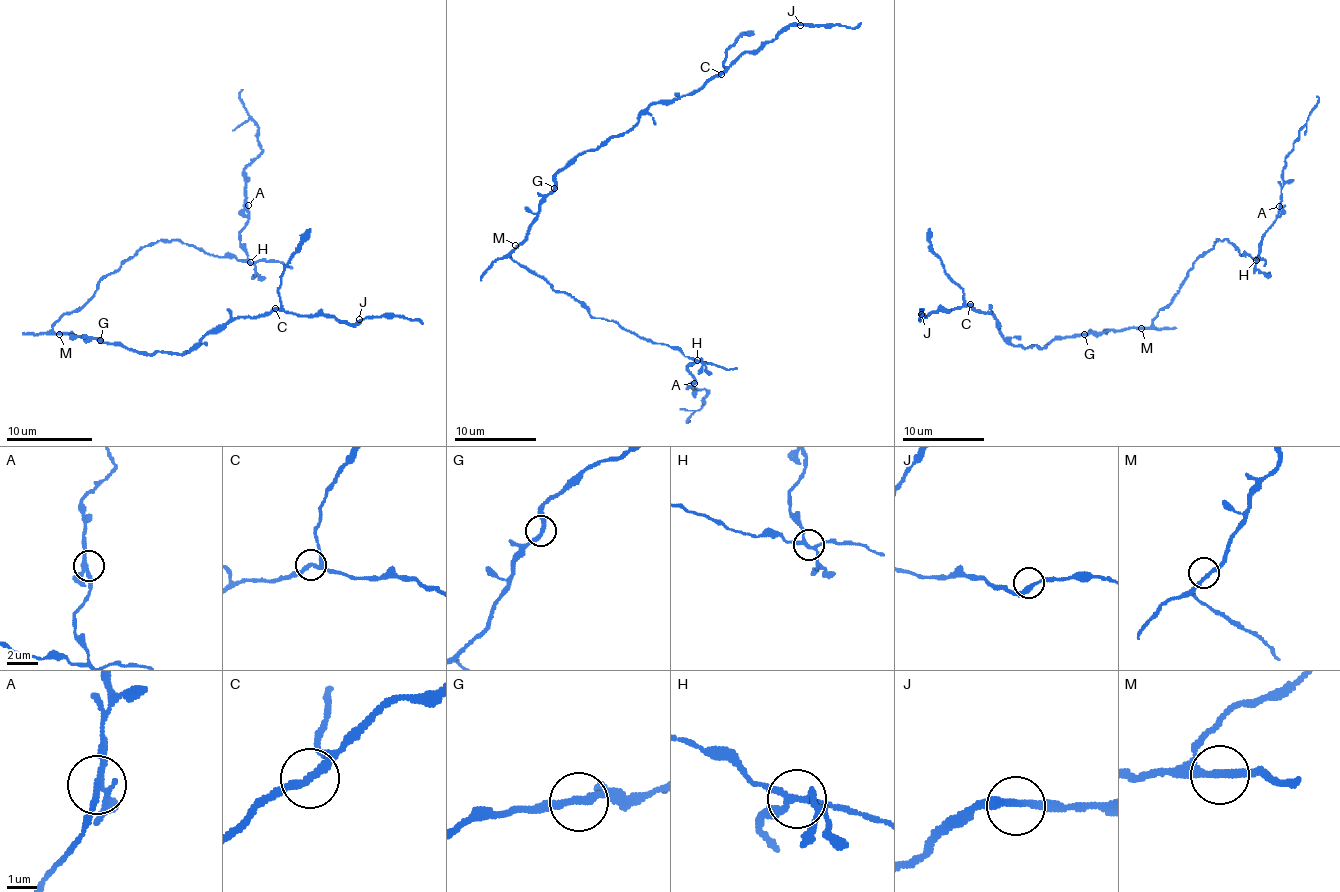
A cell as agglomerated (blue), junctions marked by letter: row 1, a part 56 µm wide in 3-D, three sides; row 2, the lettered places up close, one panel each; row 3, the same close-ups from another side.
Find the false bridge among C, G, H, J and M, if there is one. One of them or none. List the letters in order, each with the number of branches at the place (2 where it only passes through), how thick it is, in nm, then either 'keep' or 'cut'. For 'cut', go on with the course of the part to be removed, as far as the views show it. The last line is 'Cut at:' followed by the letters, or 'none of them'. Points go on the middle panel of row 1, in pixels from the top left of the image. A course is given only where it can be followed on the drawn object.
C: branches 3; calibre 240 nm; keep
G: branches 2; calibre 260 nm; keep
H: branches 4; calibre 200 nm; cut; course (696, 361), (686, 365), (694, 381), (690, 387), (707, 391), (705, 404), (686, 420), (690, 420)
J: branches 2; calibre 240 nm; keep
M: branches 2; calibre 240 nm; keep
Cut at: H

